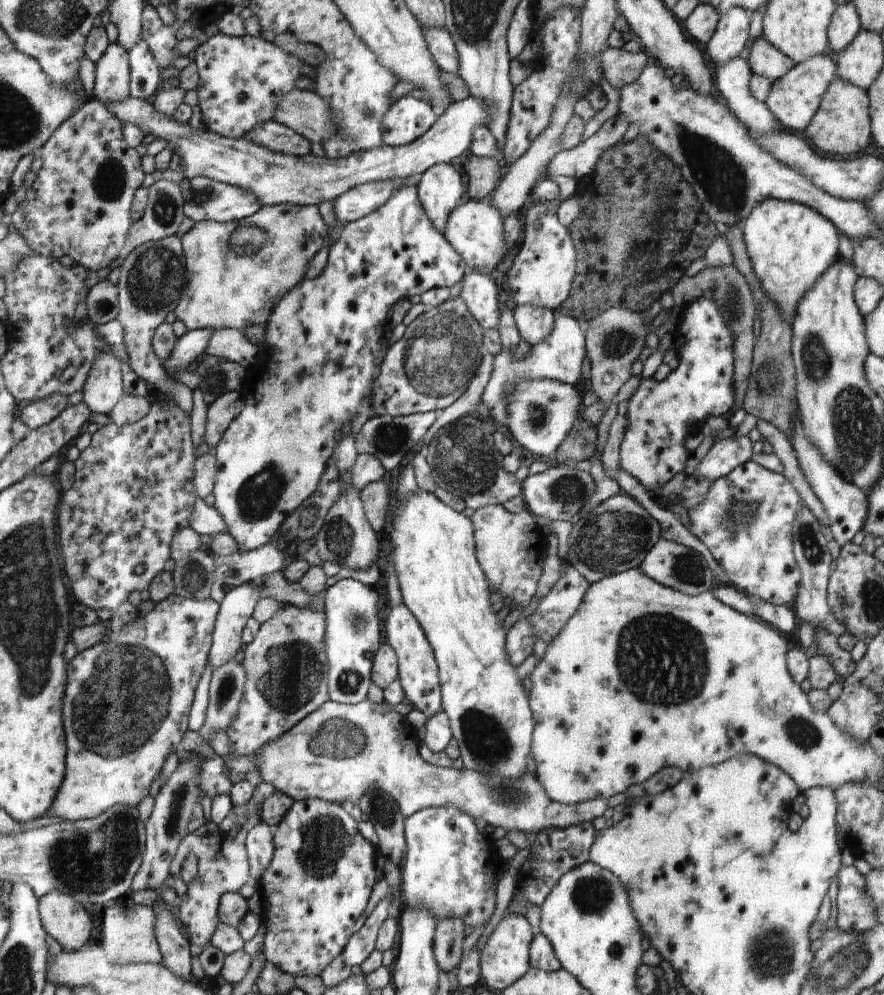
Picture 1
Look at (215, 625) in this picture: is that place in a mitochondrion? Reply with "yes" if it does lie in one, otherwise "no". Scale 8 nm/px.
no

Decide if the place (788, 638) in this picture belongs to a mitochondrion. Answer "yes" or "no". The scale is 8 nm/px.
no

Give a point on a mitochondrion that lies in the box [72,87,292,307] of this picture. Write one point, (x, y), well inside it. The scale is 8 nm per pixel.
(110, 183)

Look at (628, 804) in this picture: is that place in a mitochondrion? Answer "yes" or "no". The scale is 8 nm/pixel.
no

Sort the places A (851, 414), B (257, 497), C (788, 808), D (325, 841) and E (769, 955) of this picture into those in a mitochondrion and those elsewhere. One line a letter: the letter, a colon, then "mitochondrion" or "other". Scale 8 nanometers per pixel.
A: mitochondrion
B: mitochondrion
C: other
D: mitochondrion
E: mitochondrion

